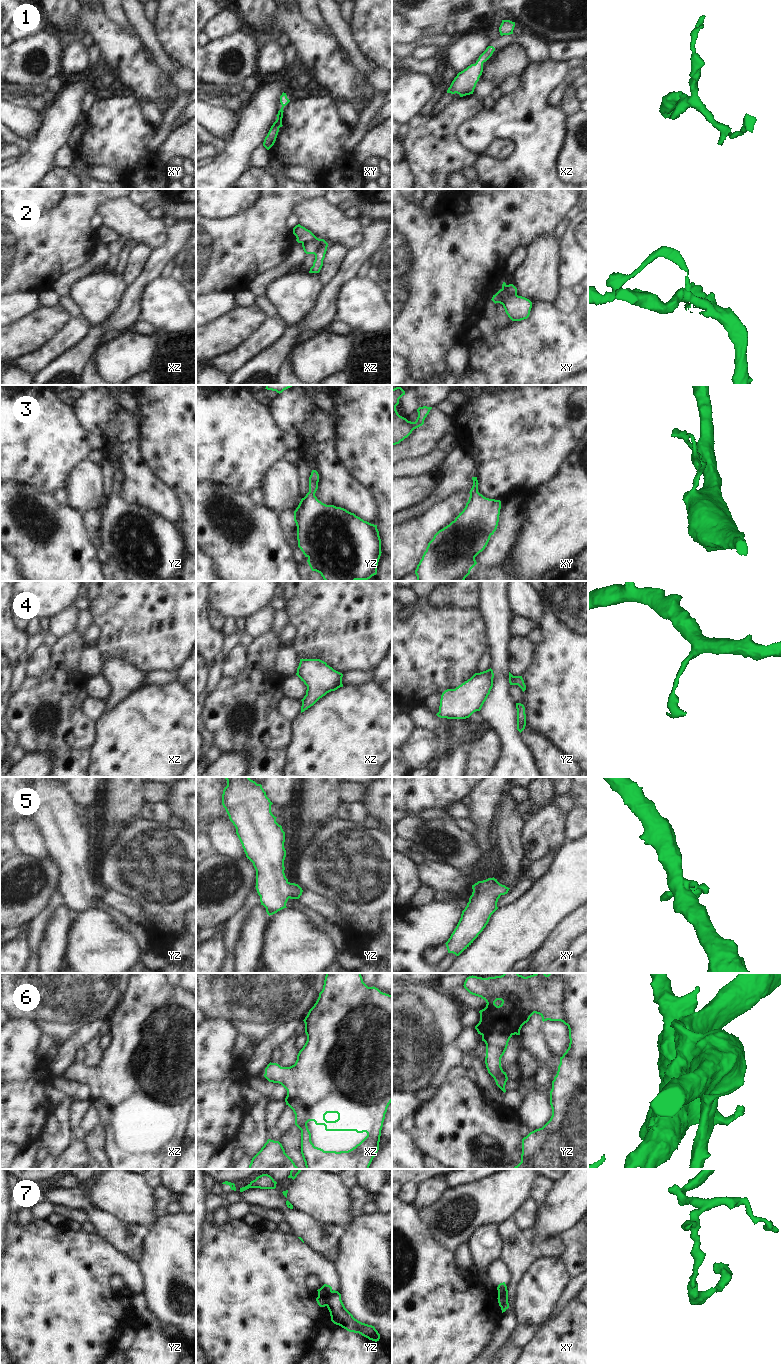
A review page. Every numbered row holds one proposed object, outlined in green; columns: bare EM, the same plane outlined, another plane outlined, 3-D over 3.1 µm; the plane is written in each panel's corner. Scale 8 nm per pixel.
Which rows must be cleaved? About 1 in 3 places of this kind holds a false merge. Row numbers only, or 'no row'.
2, 7

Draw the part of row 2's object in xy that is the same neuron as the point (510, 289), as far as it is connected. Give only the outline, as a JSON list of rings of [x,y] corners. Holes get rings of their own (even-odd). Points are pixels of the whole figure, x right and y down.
[[[513,284],[506,285],[504,288],[500,289],[495,295],[493,295],[491,300],[495,304],[502,304],[505,297],[510,295],[517,296],[517,288]]]

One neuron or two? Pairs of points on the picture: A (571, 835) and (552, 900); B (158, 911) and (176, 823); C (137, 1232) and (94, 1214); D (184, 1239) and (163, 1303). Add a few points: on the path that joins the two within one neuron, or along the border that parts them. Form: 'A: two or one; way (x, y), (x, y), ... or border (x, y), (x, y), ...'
A: two; border (577, 838), (565, 841)
B: two; border (153, 820), (169, 828), (182, 829)
C: two; border (126, 1226), (128, 1234), (136, 1239), (143, 1239)
D: one; way (184, 1255), (184, 1263), (167, 1280), (166, 1287)

